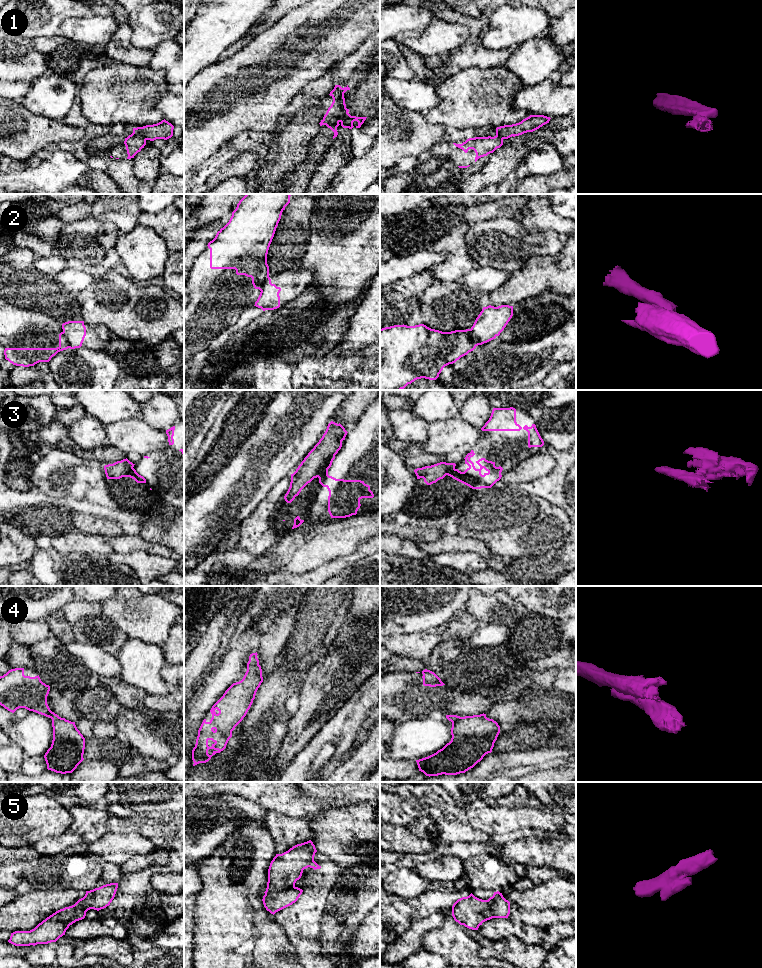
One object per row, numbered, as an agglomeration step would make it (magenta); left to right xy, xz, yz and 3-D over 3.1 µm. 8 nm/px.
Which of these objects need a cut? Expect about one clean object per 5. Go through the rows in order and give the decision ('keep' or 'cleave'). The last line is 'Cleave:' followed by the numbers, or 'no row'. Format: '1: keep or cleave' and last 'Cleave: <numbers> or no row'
1: cleave
2: cleave
3: cleave
4: cleave
5: cleave
Cleave: 1, 2, 3, 4, 5

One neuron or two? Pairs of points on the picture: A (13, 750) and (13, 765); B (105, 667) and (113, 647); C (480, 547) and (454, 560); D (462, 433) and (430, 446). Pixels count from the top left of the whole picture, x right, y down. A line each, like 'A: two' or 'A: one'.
A: one
B: two
C: two
D: one

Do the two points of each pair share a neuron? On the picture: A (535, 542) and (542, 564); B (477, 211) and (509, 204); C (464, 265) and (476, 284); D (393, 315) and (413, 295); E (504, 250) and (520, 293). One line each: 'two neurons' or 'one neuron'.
A: two neurons
B: one neuron
C: two neurons
D: one neuron
E: two neurons

